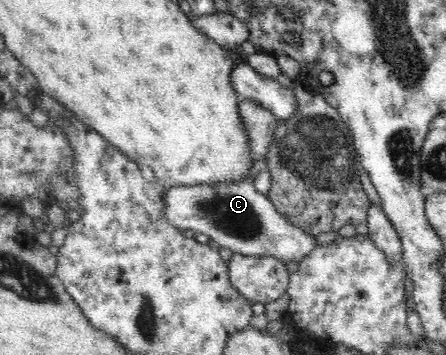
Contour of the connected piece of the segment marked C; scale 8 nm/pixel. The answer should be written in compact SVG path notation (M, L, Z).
M256 172L236 183L177 185L166 189L164 217L180 230L193 230L207 235L229 248L233 253L245 256L274 256L279 260L300 261L318 244L318 238L306 234L281 216L268 195L263 195L253 185Z

